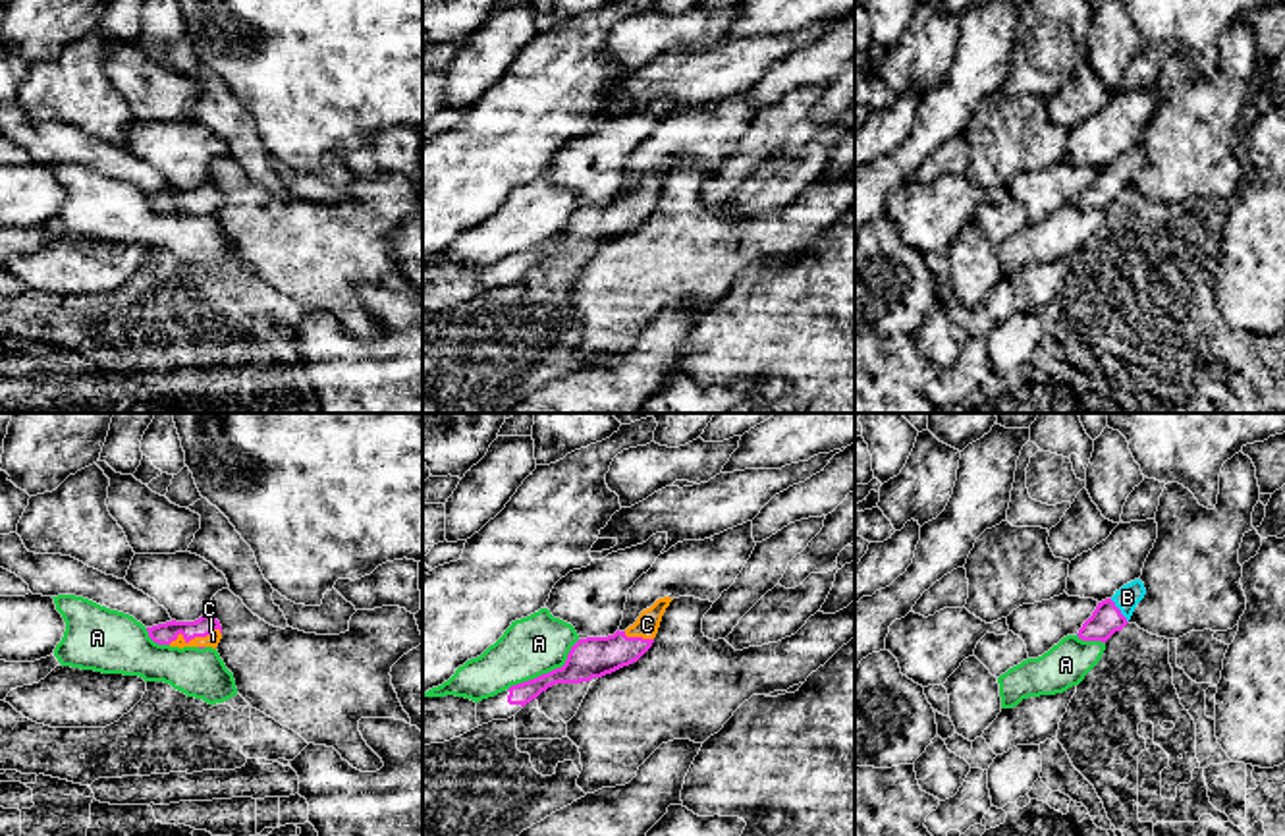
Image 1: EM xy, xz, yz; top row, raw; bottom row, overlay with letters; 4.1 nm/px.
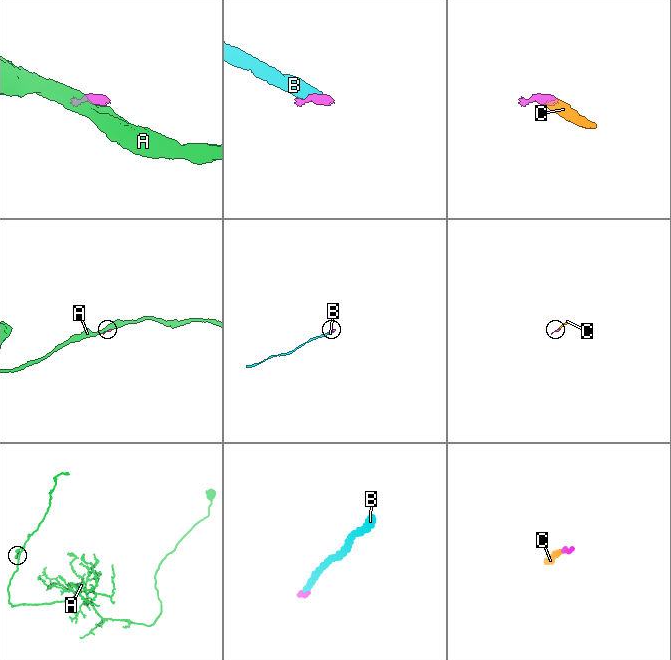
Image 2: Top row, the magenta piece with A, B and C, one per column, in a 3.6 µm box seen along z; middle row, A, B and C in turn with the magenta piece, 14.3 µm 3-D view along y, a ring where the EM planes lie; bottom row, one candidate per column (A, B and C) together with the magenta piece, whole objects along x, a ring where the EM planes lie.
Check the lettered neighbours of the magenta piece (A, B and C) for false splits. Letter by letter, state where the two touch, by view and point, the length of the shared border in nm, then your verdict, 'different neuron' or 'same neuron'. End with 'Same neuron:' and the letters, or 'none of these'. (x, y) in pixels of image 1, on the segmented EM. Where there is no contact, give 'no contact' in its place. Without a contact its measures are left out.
A: xz (548, 672) | 360 nm | different neuron
B: yz (1120, 611) | 130 nm | same neuron
C: xy (193, 638) | 240 nm | same neuron
Same neuron: B, C

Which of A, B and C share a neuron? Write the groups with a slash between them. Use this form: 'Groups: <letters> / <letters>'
Groups: A / B C

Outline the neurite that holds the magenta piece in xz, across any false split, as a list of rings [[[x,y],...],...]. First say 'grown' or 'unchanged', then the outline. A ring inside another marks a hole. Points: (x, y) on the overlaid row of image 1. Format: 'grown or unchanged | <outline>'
grown | [[[670,597],[658,599],[625,631],[617,629],[608,637],[579,639],[561,668],[511,685],[507,703],[525,707],[556,683],[590,682],[637,662],[652,647],[662,616],[671,600]]]

